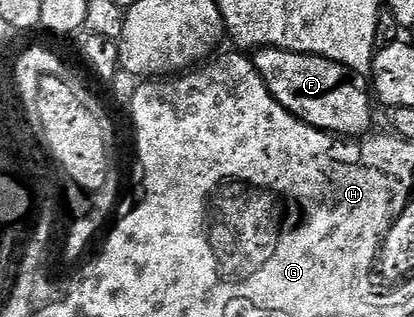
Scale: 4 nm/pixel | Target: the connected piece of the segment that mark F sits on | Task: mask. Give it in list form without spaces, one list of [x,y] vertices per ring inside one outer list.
[[[259,48],[253,53],[253,71],[257,72],[262,85],[270,91],[274,101],[288,110],[300,122],[310,127],[331,133],[341,138],[362,138],[372,128],[372,100],[365,96],[352,81],[349,80],[347,69],[341,64],[332,62],[323,56],[309,56],[303,52],[285,52],[279,48]]]

